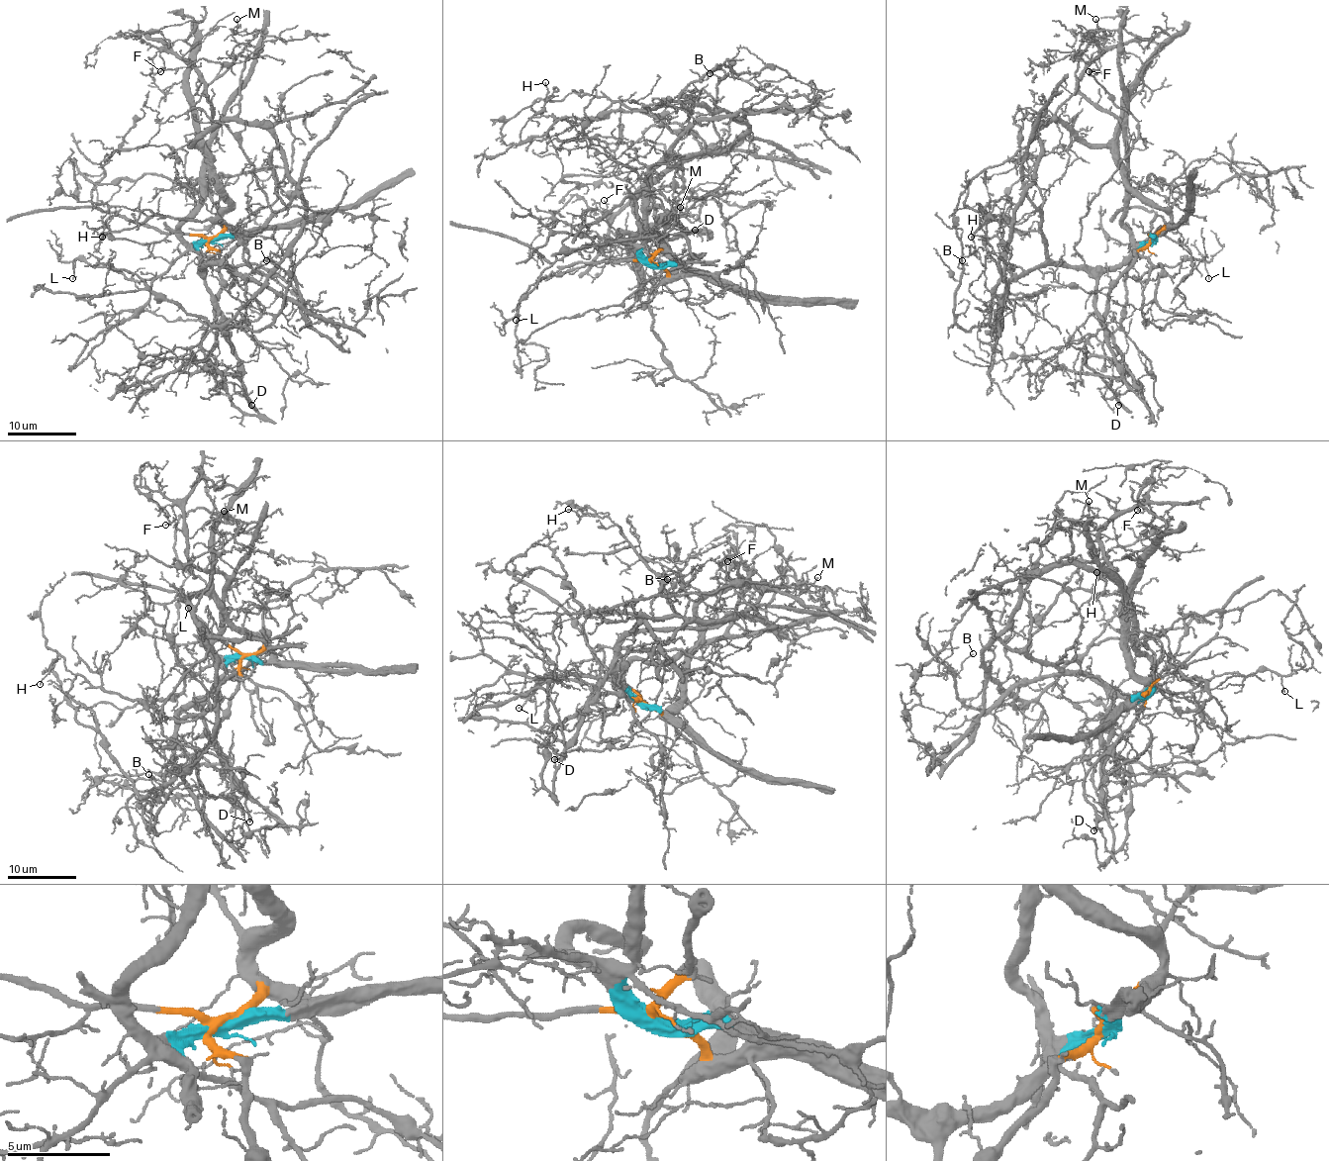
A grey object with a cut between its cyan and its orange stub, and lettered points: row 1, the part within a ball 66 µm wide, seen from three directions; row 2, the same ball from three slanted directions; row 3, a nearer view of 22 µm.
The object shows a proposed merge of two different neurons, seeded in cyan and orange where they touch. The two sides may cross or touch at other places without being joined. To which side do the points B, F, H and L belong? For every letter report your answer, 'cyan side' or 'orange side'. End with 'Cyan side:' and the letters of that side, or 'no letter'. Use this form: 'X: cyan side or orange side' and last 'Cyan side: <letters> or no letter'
B: cyan side
F: cyan side
H: cyan side
L: cyan side
Cyan side: B, F, H, L

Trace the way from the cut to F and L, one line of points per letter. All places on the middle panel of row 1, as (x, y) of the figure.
F: (654, 264), (623, 237), (656, 235), (652, 196), (643, 190), (615, 213), (603, 211), (605, 201)
L: (654, 264), (628, 243), (601, 239), (589, 246), (570, 250), (548, 267), (519, 303), (516, 321)

